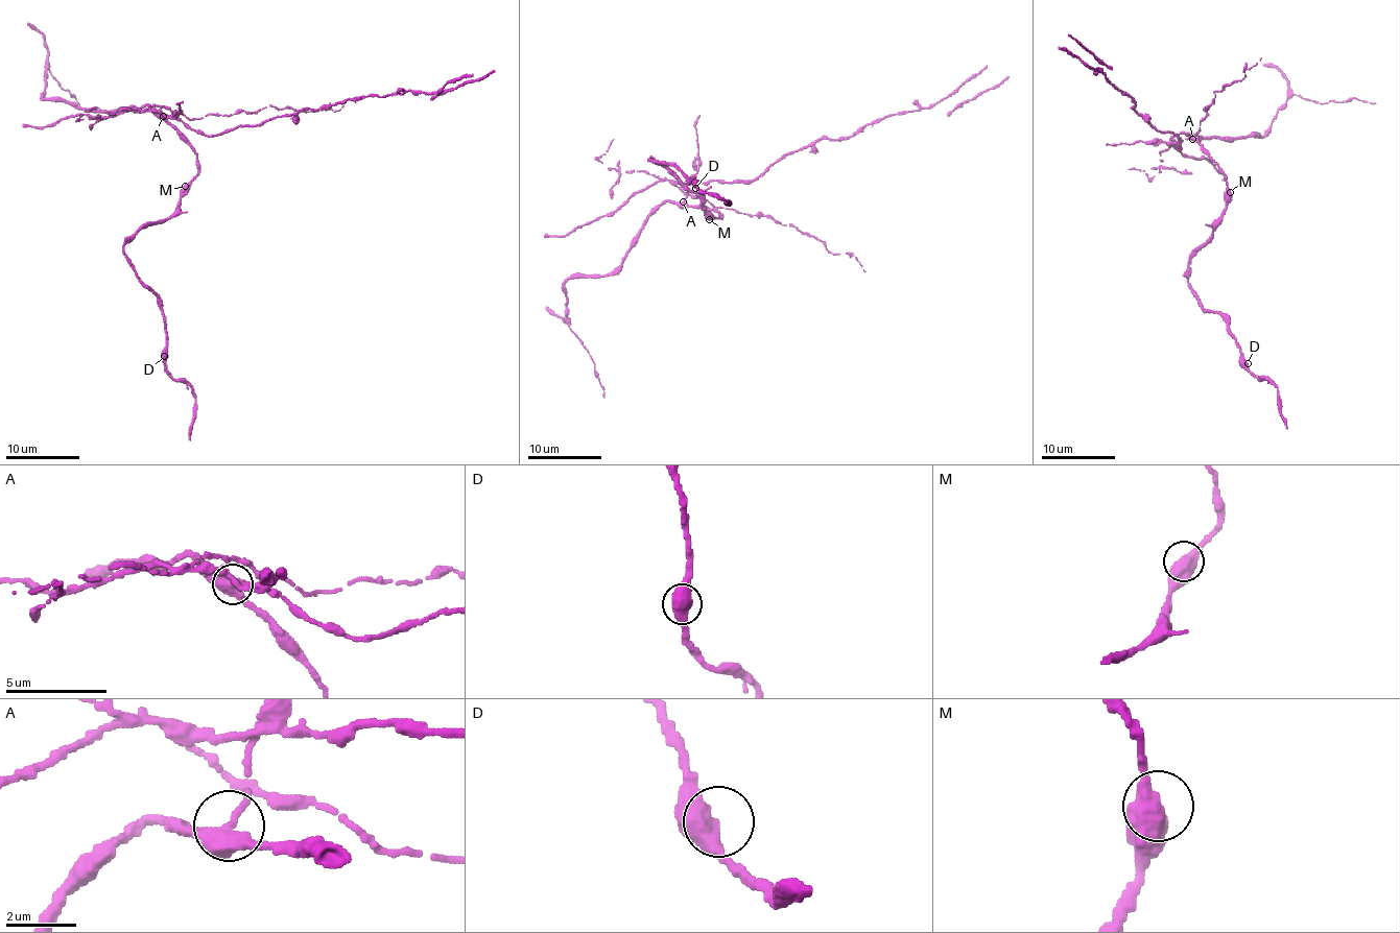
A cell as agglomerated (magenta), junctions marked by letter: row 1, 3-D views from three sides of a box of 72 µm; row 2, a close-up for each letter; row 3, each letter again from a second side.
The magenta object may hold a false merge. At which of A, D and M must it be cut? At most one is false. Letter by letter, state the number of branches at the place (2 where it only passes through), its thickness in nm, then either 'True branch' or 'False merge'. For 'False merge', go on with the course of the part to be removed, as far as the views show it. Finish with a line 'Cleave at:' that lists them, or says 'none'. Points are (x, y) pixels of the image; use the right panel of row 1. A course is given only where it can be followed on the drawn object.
A: Branches: 2. Thickness 460 nm. False merge. Course of the part to remove: (1192, 139), (1173, 141), (1177, 148), (1172, 132), (1149, 123), (1068, 34)
D: Branches: 2. Thickness 440 nm. True branch
M: Branches: 2. Thickness 440 nm. True branch
Cleave at: A

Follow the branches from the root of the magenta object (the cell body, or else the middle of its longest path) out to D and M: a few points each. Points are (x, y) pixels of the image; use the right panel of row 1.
D: (1202, 146), (1227, 181), (1226, 206), (1191, 258), (1188, 288), (1202, 308), (1227, 323), (1248, 363)
M: (1202, 146), (1202, 151), (1219, 168), (1230, 192)

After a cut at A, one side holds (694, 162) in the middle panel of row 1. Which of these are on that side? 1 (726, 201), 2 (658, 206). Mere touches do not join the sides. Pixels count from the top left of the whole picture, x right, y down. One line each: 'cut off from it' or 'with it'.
1: cut off from it
2: cut off from it

